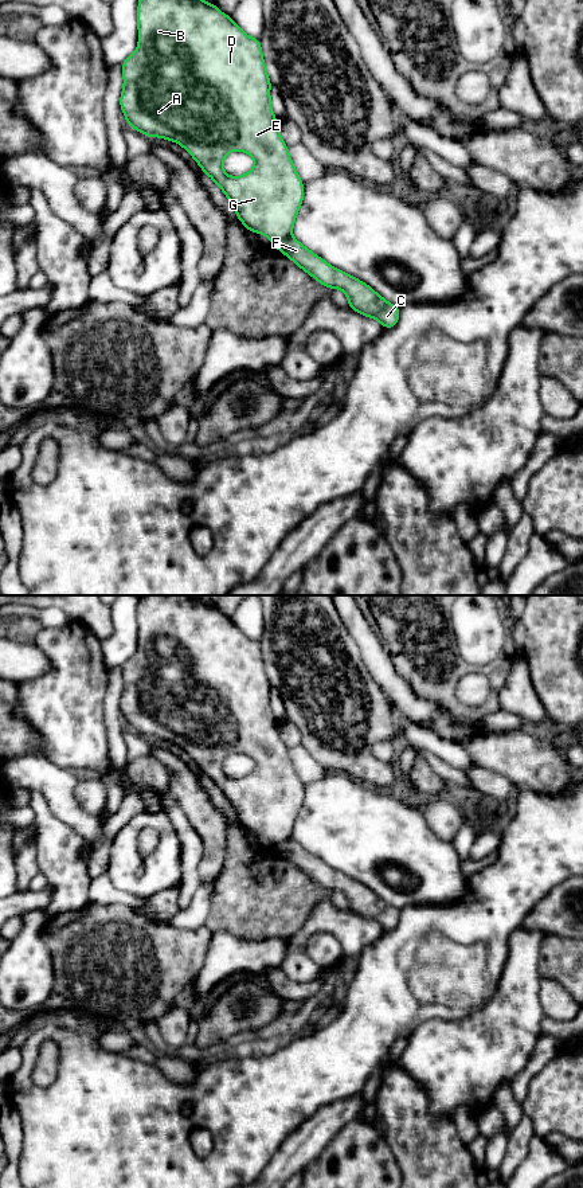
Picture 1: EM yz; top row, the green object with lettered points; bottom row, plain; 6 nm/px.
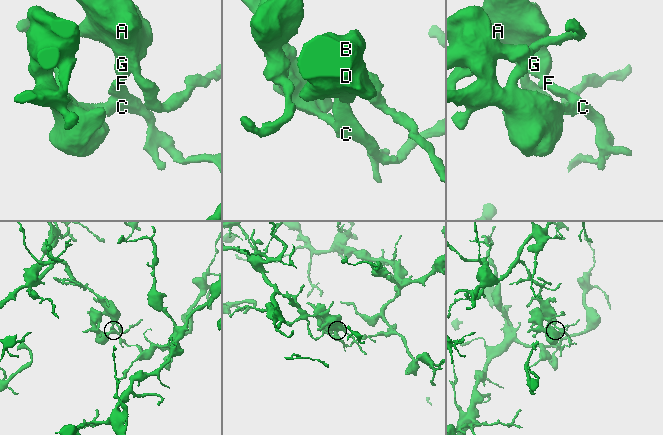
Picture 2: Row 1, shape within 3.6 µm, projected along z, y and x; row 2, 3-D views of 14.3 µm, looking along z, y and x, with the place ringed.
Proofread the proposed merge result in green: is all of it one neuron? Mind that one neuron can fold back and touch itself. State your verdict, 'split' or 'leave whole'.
split

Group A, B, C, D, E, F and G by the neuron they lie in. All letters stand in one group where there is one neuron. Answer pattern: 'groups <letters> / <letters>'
groups A B D E G / C F

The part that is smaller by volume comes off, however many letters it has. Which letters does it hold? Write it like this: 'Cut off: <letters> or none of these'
Cut off: C, F

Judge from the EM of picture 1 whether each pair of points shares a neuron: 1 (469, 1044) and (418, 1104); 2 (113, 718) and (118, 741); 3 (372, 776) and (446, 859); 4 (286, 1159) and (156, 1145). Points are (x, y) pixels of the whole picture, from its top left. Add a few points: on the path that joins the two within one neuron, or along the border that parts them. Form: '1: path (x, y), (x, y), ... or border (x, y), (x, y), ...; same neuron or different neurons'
1: border (405, 1070), (426, 1090), (430, 1110), (446, 1117); different neurons
2: path (116, 723), (116, 735); same neuron
3: border (356, 780), (379, 789), (399, 790); different neurons
4: border (292, 1133), (259, 1173); different neurons

